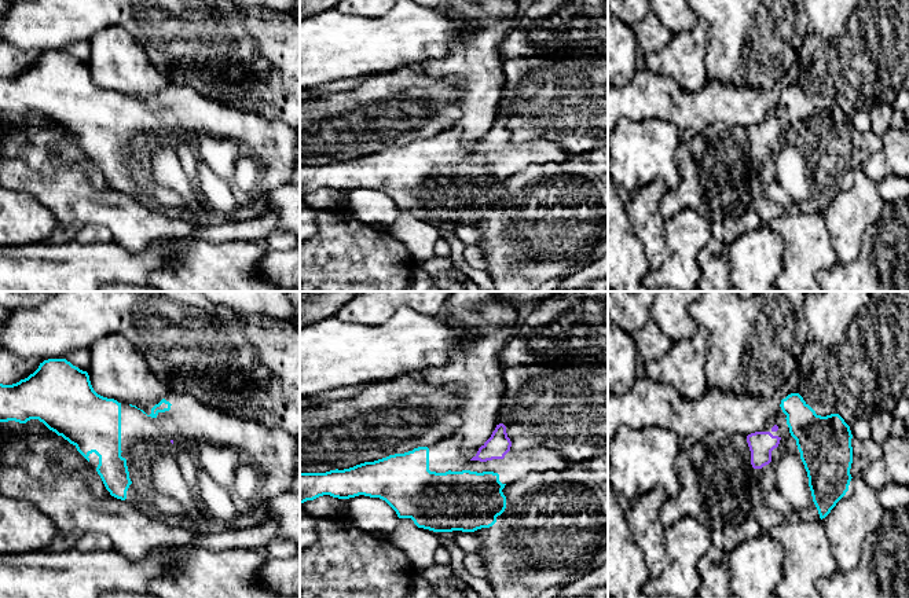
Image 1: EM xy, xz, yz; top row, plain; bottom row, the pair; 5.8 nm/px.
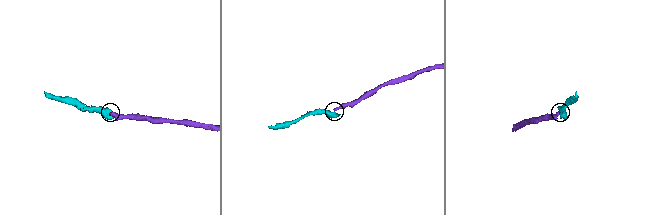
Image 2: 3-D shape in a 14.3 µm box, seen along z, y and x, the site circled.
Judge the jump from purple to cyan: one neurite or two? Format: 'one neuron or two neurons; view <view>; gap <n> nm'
one neuron; view yz; gap 60 nm

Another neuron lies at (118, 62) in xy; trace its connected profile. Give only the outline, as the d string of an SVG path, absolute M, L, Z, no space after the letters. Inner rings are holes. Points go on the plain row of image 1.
M110 26L98 32L89 41L88 67L94 82L107 91L136 98L147 107L171 82L171 76L157 69L150 58L150 47L140 43L131 30Z

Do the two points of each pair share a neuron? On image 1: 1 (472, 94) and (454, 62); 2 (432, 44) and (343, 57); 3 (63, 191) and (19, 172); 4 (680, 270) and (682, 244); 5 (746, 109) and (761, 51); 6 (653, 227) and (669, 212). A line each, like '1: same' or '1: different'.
1: same
2: same
3: same
4: same
5: different
6: different

